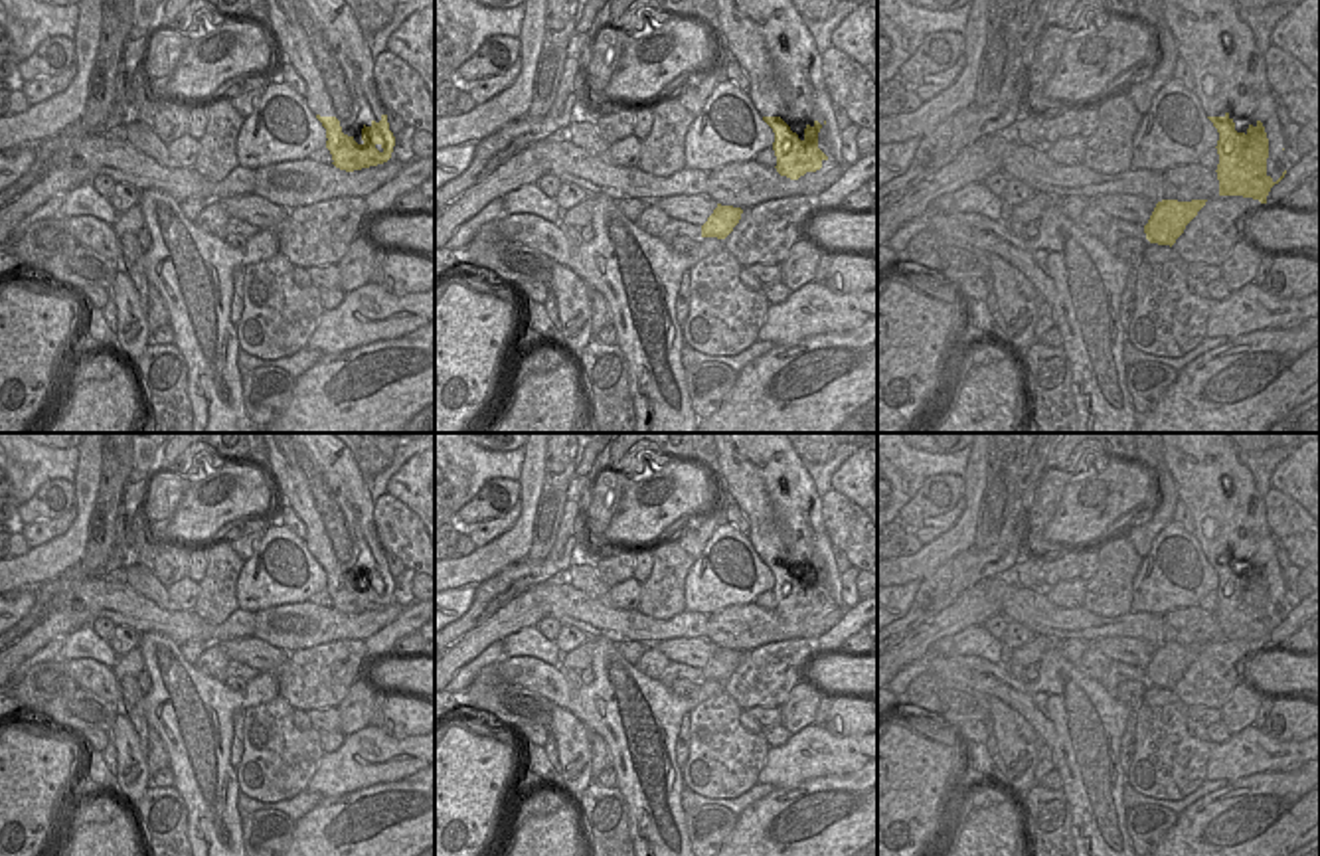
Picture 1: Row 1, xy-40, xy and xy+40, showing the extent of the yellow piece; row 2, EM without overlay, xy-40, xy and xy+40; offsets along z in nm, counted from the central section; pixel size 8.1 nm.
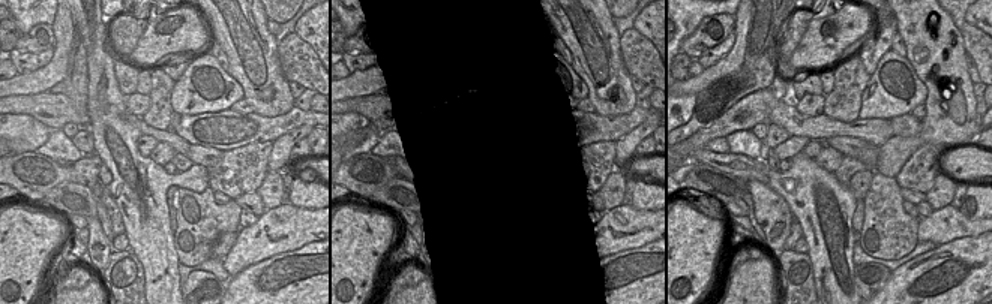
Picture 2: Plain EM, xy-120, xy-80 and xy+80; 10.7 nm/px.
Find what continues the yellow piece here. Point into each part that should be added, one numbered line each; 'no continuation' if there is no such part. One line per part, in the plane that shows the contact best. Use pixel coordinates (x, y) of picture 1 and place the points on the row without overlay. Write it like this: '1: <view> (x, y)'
1: xy+40 (1230, 518)

